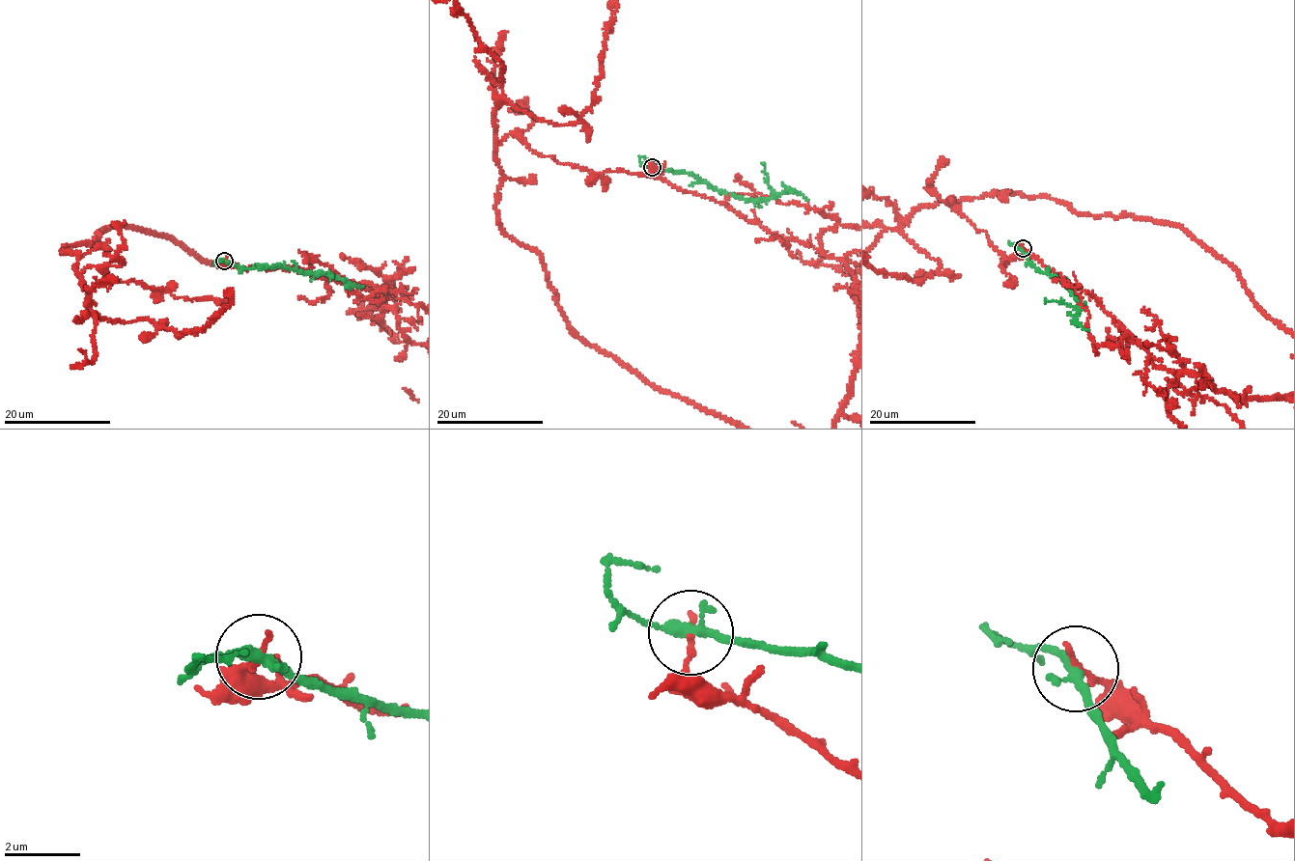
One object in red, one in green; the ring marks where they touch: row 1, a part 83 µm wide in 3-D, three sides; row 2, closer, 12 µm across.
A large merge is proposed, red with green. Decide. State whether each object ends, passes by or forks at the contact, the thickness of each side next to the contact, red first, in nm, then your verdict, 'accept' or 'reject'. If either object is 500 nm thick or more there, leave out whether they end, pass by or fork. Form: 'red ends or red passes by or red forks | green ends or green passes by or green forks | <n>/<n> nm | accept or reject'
red ends | green passes by | 160/280 nm | reject

